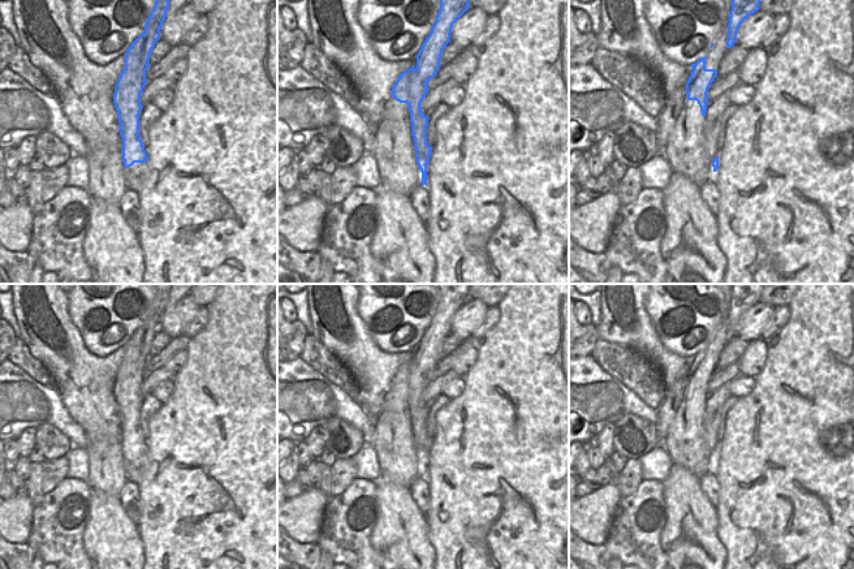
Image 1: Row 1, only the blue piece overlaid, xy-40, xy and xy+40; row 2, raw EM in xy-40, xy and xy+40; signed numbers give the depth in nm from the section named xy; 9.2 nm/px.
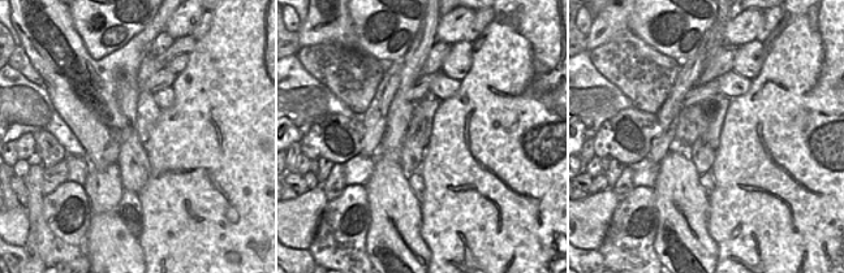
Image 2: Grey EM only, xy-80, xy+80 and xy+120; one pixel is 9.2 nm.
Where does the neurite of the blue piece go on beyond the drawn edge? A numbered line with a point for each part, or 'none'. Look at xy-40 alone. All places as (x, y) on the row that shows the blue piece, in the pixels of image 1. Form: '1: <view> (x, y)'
1: xy-40 (134, 176)

